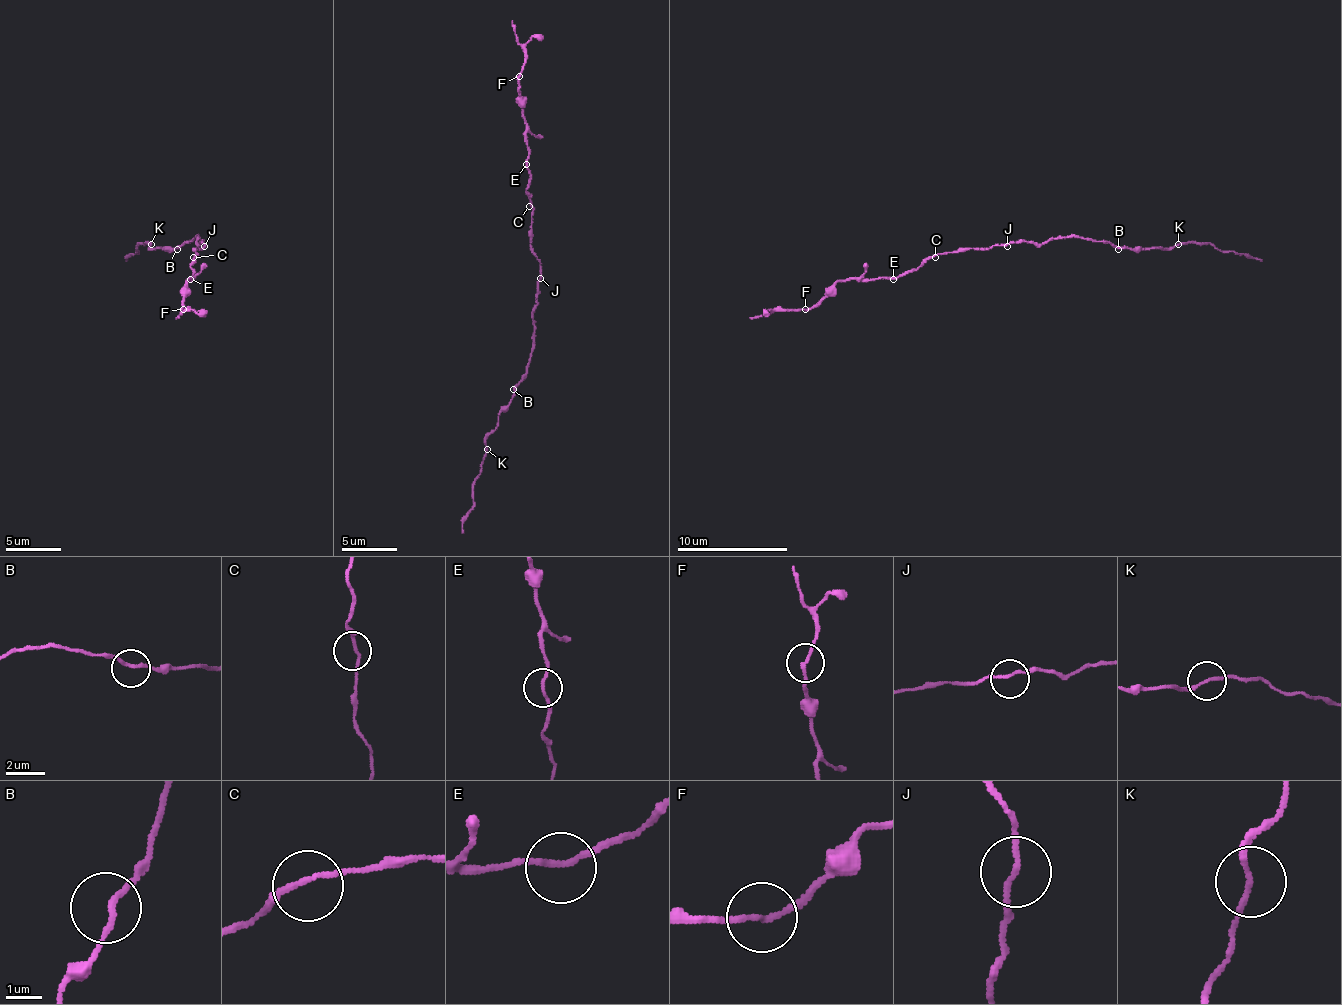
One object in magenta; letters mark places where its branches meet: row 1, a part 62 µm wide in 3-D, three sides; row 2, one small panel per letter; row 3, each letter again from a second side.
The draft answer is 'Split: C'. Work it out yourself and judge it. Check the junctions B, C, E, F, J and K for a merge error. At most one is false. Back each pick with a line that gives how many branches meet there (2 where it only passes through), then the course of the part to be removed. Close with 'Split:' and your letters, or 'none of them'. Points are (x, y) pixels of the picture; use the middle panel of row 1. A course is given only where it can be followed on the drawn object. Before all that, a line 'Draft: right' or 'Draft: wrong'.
Draft: wrong
Split: none of them

